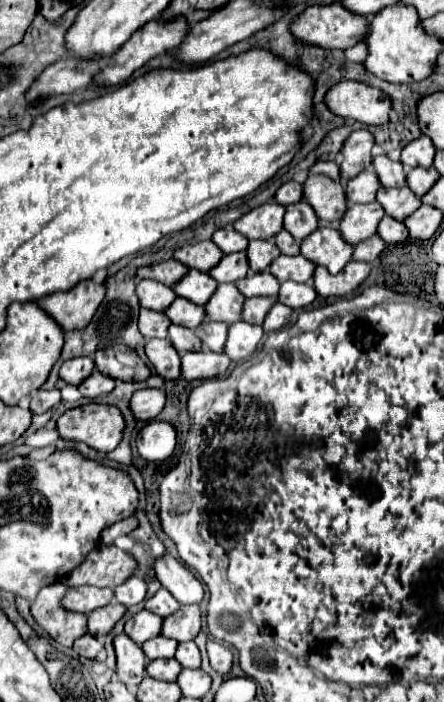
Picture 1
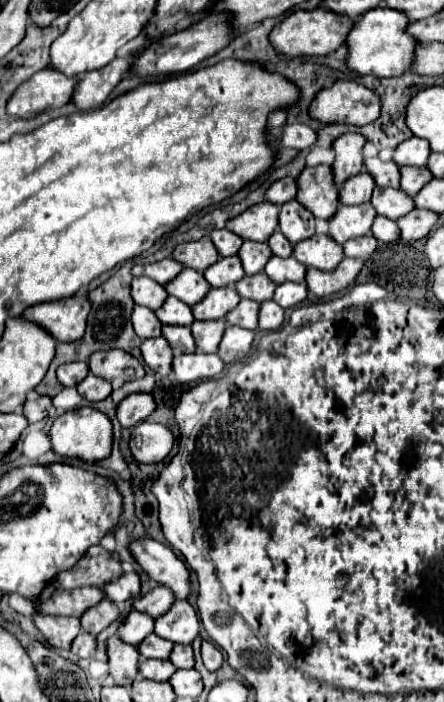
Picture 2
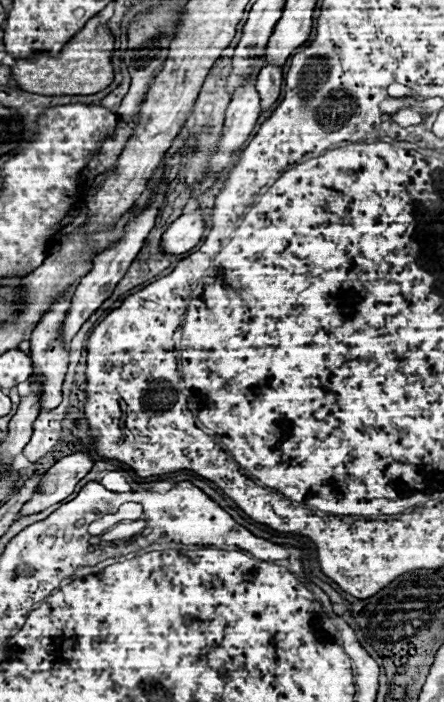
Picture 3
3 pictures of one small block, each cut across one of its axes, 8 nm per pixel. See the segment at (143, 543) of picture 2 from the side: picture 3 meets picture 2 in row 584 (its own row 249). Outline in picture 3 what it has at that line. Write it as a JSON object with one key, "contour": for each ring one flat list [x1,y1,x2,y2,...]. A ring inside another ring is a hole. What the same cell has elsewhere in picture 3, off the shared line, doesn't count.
{"contour":[[198,208,198,210,190,212,190,214,182,214,162,234,160,246,168,254,184,254,184,252,192,250,202,240,204,228,206,228,204,210]]}

